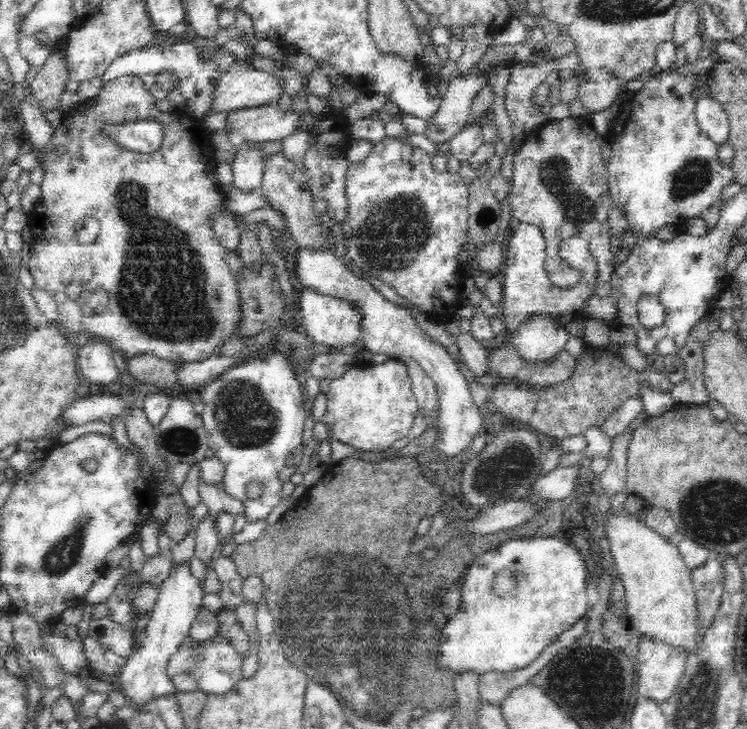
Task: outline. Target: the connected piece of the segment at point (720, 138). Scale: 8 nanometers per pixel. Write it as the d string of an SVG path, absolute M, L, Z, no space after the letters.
M704 94L696 102L694 114L696 114L700 130L704 130L704 134L708 134L708 138L712 138L714 144L722 146L728 142L730 120L728 120L728 114L720 102L716 102Z

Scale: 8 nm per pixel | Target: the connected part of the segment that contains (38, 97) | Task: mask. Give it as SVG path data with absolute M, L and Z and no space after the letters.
M56 48L46 64L38 70L30 94L32 98L38 102L38 106L42 108L42 112L52 112L60 108L62 102L62 94L66 92L66 84L68 84L68 68L66 68L66 60L64 54L60 52L60 48Z

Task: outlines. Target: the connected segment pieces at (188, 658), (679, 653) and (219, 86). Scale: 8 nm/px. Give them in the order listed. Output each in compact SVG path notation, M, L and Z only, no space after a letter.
M190 636L184 638L184 642L180 644L178 652L172 654L170 662L168 662L168 678L176 678L178 674L190 674L194 676L198 688L206 694L214 694L214 696L224 696L226 692L230 692L232 688L236 688L236 684L242 680L242 656L240 652L236 652L236 648L232 646L230 640L222 640L222 638L210 638L204 640L200 644L196 644L196 640L192 640Z
M642 634L636 652L640 696L658 704L668 702L684 676L688 656L690 654L684 648L660 644Z
M232 62L230 70L216 78L216 94L212 114L238 112L244 108L260 108L278 104L282 98L282 80L276 74L254 70L246 62Z

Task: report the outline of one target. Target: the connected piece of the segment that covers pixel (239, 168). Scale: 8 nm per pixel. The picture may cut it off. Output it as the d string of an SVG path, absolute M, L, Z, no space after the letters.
M244 140L244 144L238 146L236 160L232 164L232 172L234 172L232 184L244 194L260 190L264 180L264 160L266 154L264 150L260 150L260 144Z

